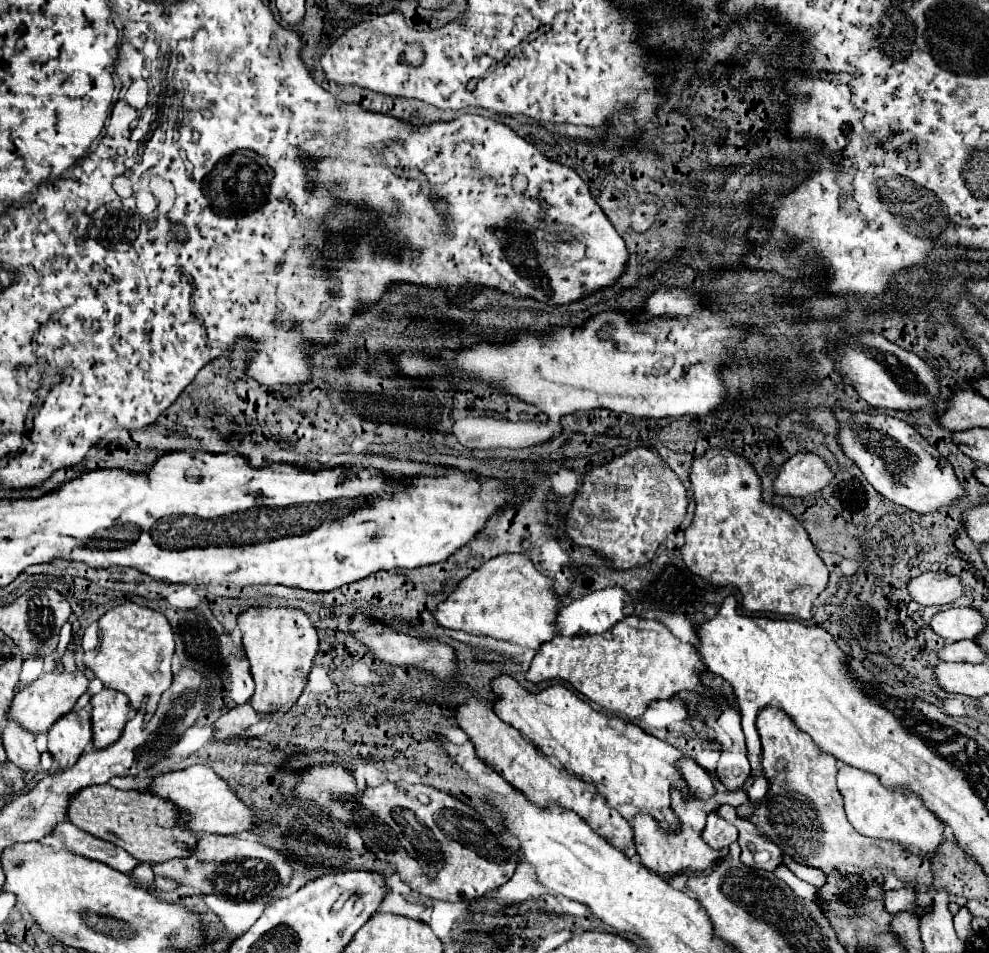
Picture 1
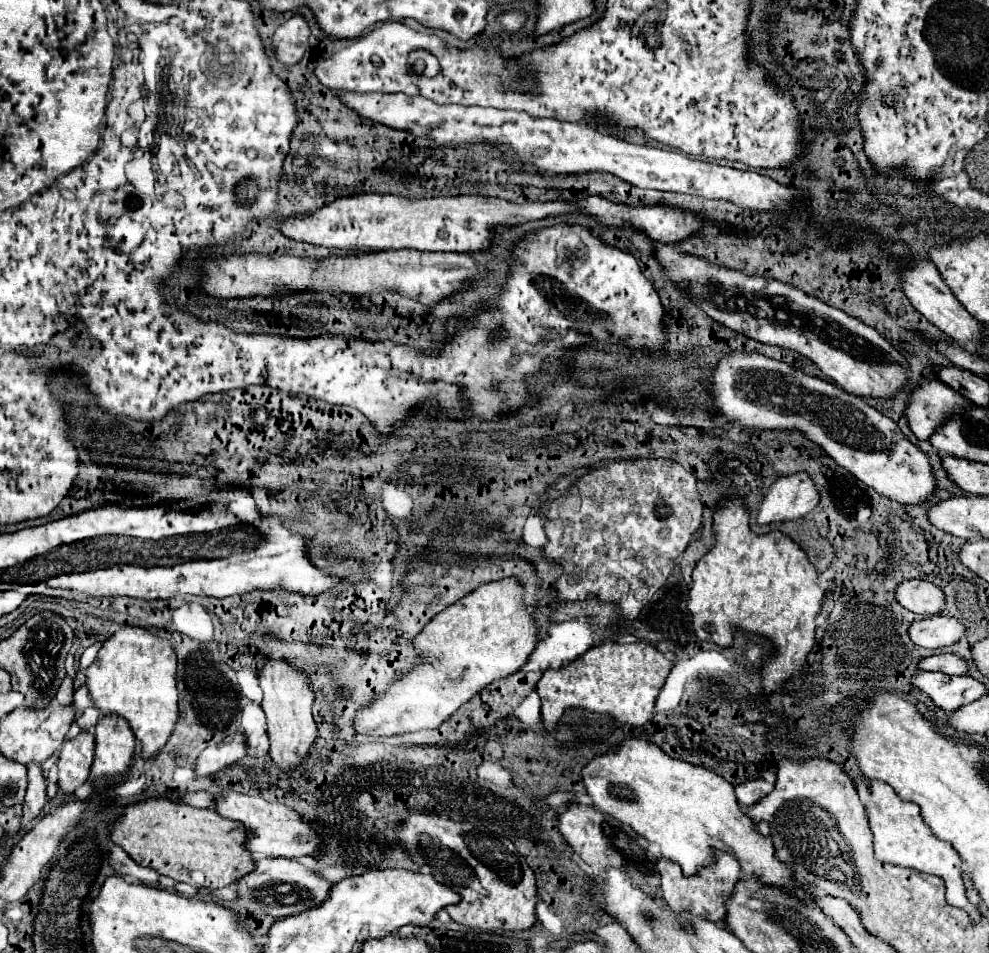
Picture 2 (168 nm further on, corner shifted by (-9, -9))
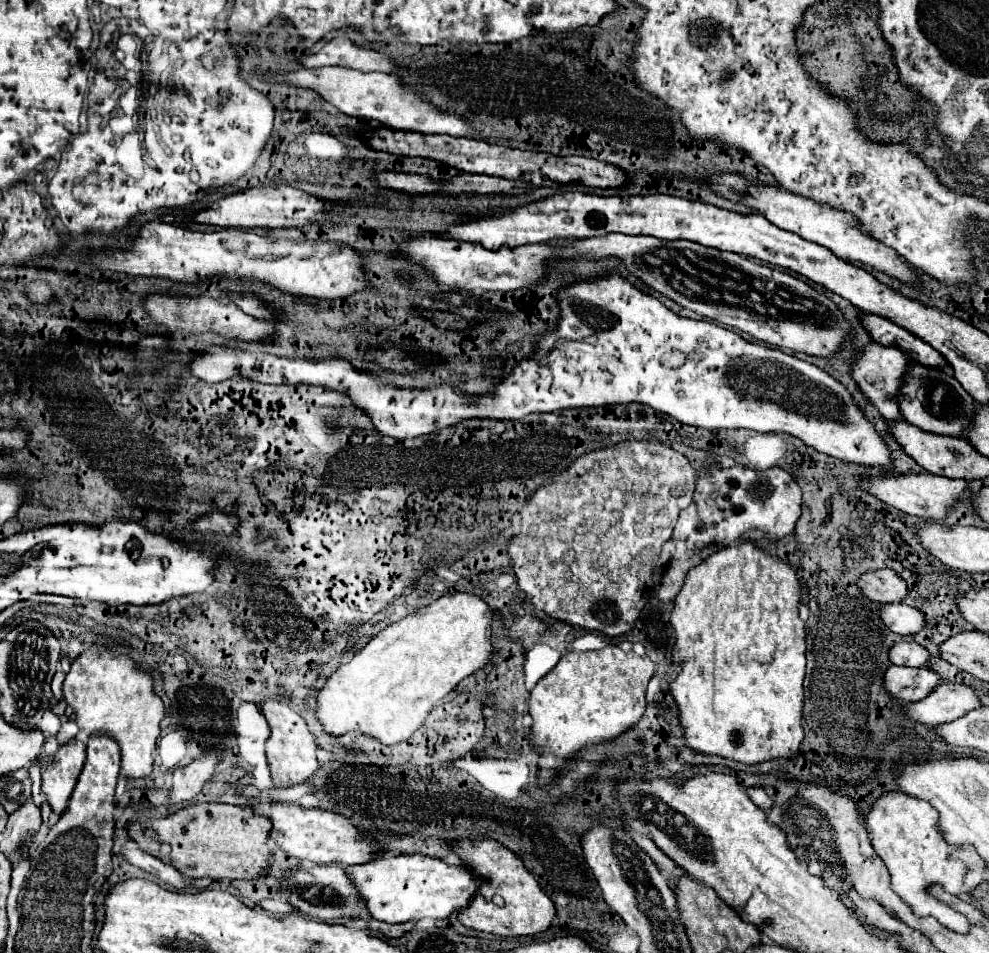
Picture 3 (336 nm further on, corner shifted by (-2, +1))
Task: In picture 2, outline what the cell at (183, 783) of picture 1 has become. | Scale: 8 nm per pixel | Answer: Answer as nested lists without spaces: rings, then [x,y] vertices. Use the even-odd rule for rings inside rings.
[[[226,791],[226,797],[220,797],[216,801],[216,811],[222,817],[234,819],[244,823],[246,831],[248,831],[248,851],[252,853],[254,859],[260,857],[310,857],[318,853],[318,847],[322,843],[322,837],[316,833],[316,829],[304,821],[304,817],[282,805],[282,803],[268,803],[262,797],[250,797],[250,795],[242,795],[236,791]]]

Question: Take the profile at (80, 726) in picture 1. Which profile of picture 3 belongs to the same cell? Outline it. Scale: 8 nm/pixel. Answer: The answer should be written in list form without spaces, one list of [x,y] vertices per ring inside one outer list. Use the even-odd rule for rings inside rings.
[[[71,739],[61,745],[53,761],[43,771],[43,793],[55,815],[61,815],[67,807],[71,791],[85,763],[85,745],[79,739]]]

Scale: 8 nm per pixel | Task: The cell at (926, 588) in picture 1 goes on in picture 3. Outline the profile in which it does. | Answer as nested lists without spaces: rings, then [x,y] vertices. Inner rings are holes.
[[[893,569],[867,571],[865,575],[859,577],[859,587],[871,601],[879,603],[903,601],[909,595],[905,579]]]

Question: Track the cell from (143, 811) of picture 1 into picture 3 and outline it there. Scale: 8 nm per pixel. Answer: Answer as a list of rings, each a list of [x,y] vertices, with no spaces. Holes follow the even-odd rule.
[[[191,803],[173,815],[161,819],[147,819],[147,823],[133,821],[127,825],[127,835],[163,863],[173,865],[185,877],[221,879],[253,879],[265,873],[271,851],[267,847],[269,819],[249,813],[239,805],[227,803]]]

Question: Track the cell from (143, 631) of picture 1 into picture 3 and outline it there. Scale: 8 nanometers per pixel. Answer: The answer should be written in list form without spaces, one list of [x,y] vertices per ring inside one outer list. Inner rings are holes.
[[[93,645],[73,659],[71,671],[63,683],[67,705],[75,711],[75,721],[89,733],[109,733],[121,747],[121,775],[147,777],[153,767],[153,753],[161,733],[165,705],[153,689],[153,675],[131,659],[127,653]]]

